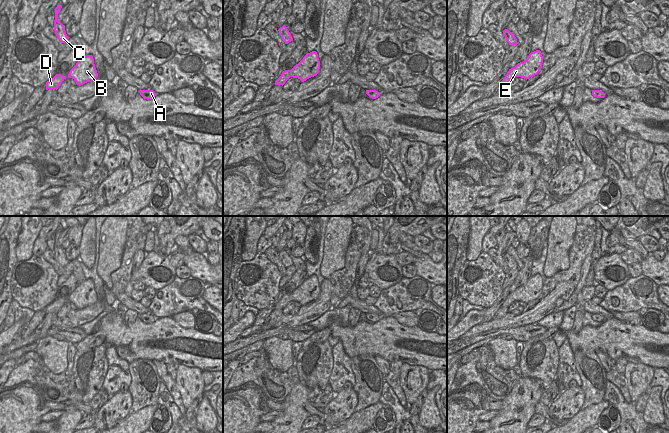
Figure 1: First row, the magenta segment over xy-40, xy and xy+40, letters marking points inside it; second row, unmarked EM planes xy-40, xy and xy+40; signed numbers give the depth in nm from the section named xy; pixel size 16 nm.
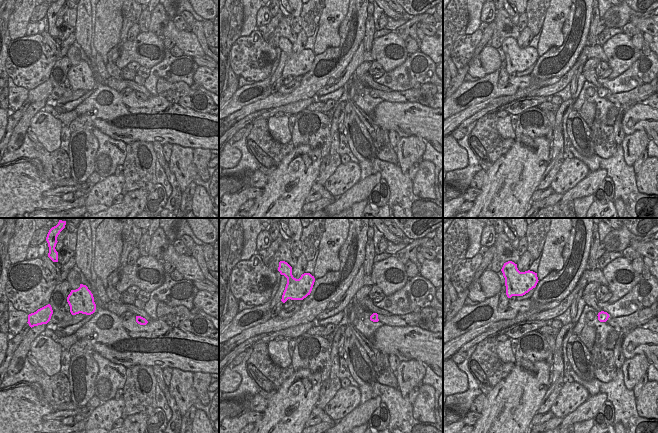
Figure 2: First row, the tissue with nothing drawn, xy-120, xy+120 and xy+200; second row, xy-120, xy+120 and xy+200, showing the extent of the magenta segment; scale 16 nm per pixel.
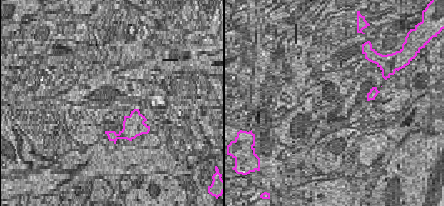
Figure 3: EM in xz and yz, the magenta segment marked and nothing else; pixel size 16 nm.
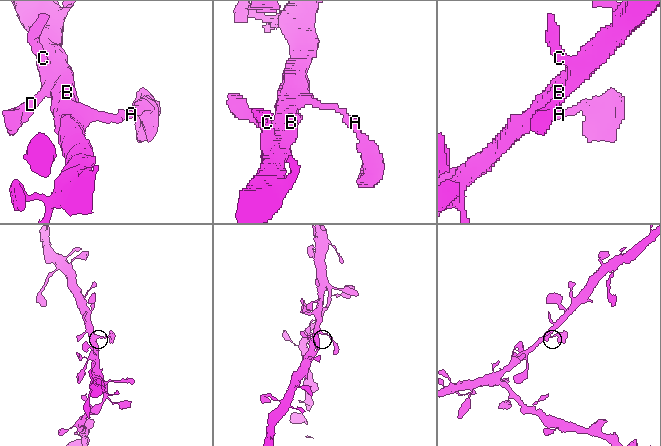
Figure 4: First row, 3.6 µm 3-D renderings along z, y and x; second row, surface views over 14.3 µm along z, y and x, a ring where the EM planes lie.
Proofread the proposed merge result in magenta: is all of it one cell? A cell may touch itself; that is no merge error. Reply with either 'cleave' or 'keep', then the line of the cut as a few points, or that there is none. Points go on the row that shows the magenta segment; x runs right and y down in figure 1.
keep | no cut

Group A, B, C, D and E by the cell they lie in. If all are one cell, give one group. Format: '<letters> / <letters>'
A B C D E

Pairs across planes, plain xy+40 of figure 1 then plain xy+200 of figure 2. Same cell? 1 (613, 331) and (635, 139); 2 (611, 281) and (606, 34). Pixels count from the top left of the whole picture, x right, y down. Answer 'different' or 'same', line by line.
1: different
2: different

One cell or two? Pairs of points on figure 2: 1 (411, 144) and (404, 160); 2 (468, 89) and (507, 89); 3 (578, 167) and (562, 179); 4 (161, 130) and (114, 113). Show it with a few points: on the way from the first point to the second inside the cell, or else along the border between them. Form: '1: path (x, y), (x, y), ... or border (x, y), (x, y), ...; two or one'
1: path (411, 148), (407, 156); one
2: path (478, 82), (488, 80), (497, 88); one
3: path (574, 170), (566, 178); one
4: path (144, 130), (131, 131), (110, 125); one

